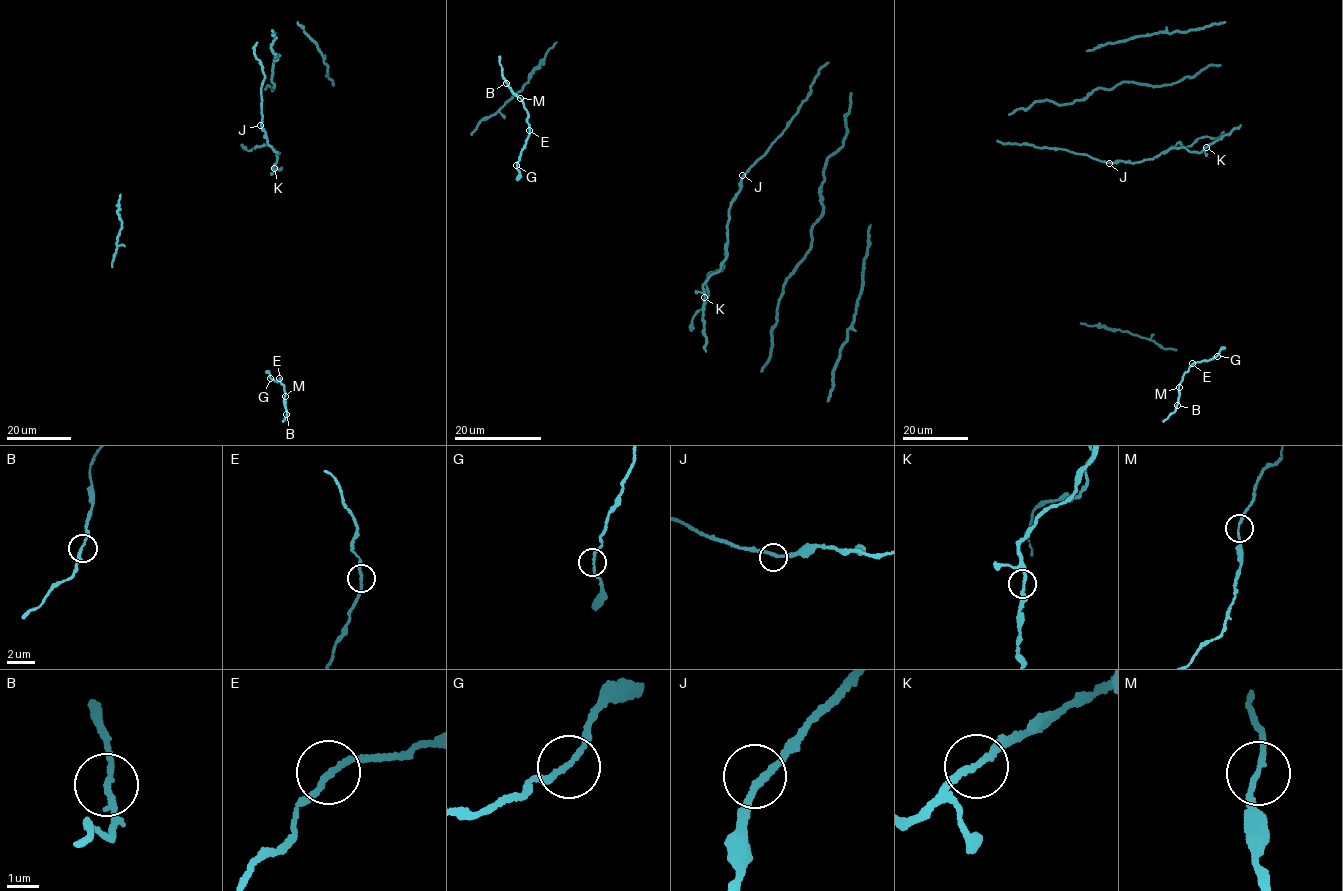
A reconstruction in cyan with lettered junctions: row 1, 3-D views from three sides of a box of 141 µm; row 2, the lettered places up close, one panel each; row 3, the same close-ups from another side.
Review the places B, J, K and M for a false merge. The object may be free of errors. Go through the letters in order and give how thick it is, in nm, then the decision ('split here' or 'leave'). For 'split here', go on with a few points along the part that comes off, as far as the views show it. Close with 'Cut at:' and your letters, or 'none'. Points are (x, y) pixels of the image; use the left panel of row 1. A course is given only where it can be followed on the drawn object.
B: 150 nm | leave
J: 200 nm | leave
K: 180 nm | leave
M: 150 nm | leave
Cut at: none

